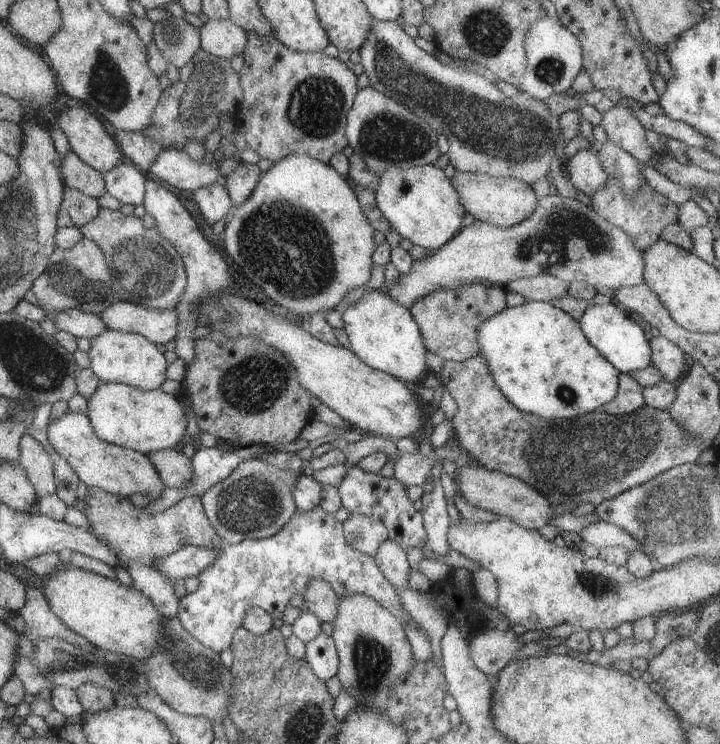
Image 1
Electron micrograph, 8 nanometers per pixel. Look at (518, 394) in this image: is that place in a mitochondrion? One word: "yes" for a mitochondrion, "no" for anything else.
no

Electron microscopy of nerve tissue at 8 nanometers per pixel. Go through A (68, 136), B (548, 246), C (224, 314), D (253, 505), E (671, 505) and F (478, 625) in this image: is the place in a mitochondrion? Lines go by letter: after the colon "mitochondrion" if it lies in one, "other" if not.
A: other
B: mitochondrion
C: mitochondrion
D: mitochondrion
E: mitochondrion
F: other

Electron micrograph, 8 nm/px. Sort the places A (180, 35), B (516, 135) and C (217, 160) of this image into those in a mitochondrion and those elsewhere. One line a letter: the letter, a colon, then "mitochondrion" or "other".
A: other
B: mitochondrion
C: other

